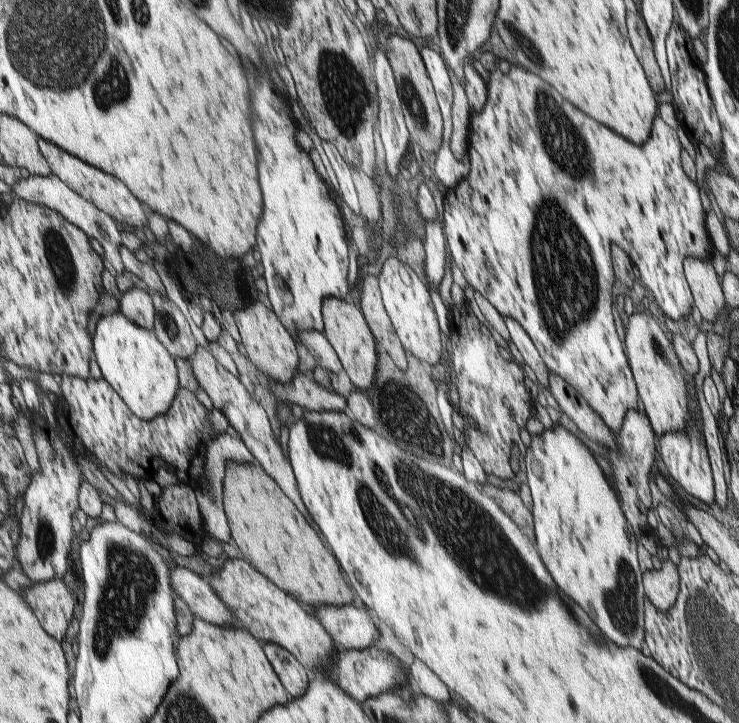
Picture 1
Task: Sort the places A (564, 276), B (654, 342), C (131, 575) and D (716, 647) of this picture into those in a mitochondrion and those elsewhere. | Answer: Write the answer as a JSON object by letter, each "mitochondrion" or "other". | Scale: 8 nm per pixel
{"A":"mitochondrion","B":"mitochondrion","C":"mitochondrion","D":"mitochondrion"}

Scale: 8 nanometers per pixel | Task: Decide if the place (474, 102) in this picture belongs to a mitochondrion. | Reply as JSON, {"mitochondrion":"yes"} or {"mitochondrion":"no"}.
{"mitochondrion":"no"}

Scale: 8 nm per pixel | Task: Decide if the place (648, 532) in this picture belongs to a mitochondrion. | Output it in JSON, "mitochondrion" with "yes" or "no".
{"mitochondrion":"no"}

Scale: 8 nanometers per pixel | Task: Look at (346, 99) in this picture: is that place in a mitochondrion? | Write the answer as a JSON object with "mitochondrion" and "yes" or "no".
{"mitochondrion":"yes"}

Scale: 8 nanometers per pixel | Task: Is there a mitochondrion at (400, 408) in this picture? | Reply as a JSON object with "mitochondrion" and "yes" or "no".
{"mitochondrion":"yes"}

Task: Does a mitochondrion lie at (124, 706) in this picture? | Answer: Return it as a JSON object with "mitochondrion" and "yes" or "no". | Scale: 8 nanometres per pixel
{"mitochondrion":"no"}

